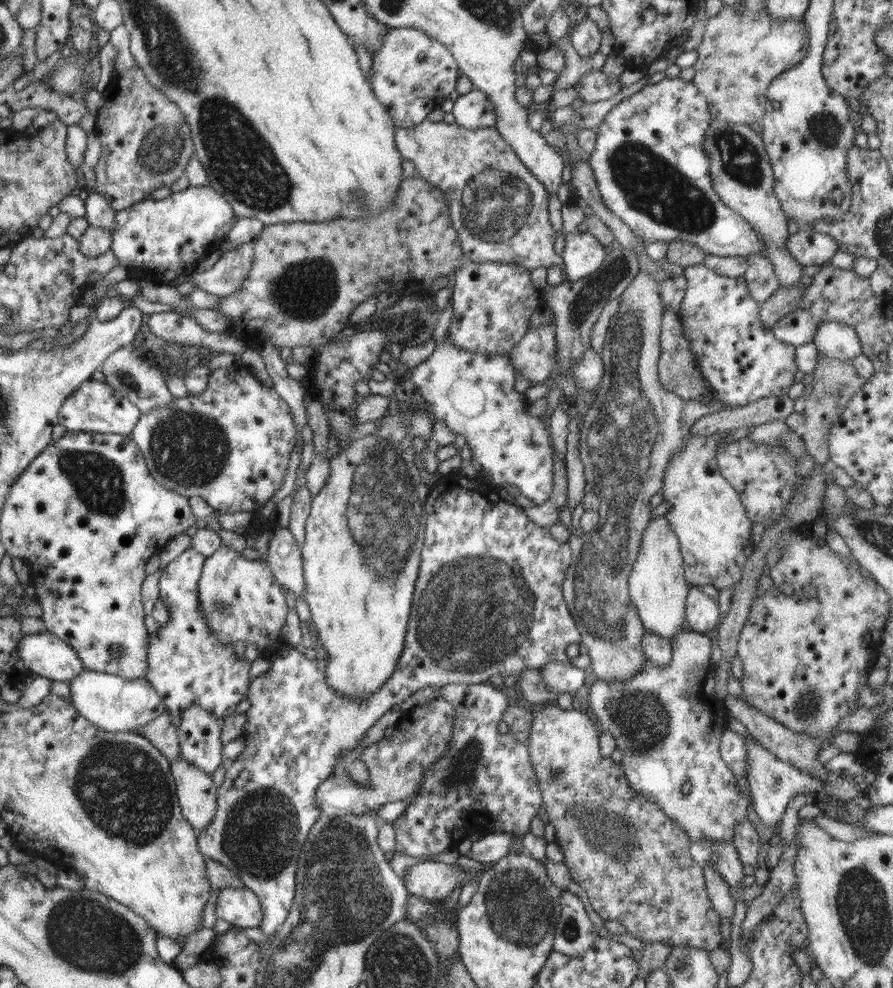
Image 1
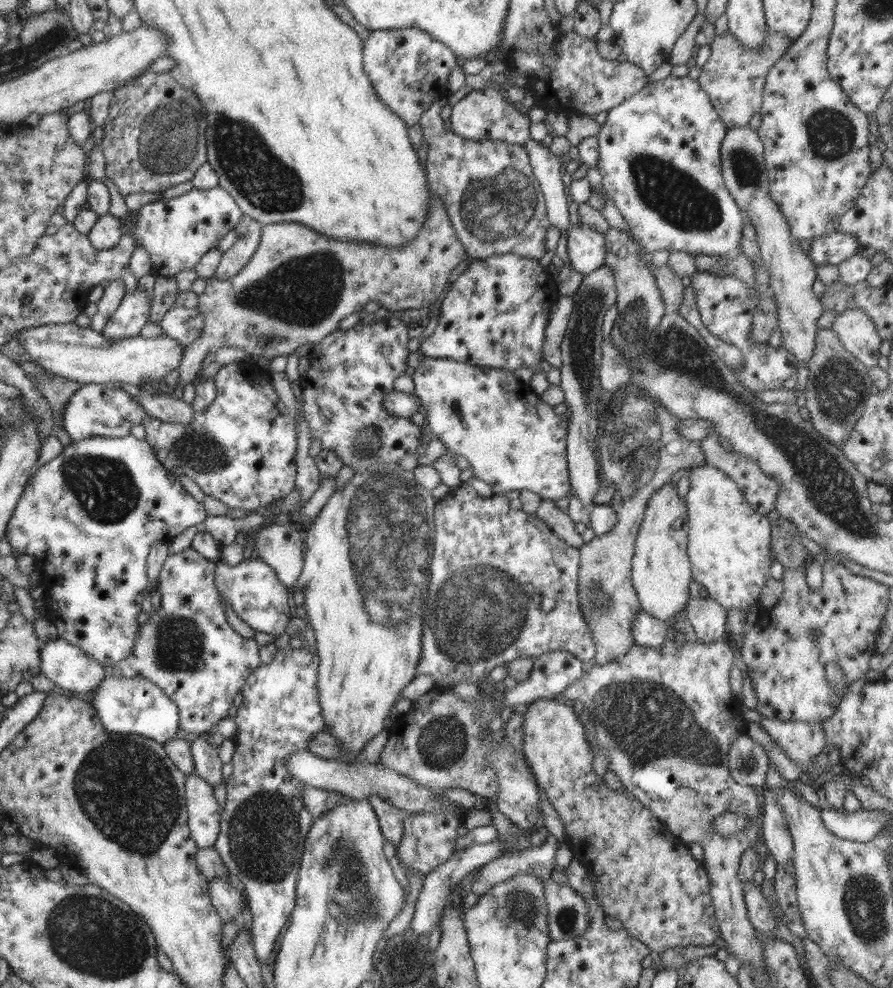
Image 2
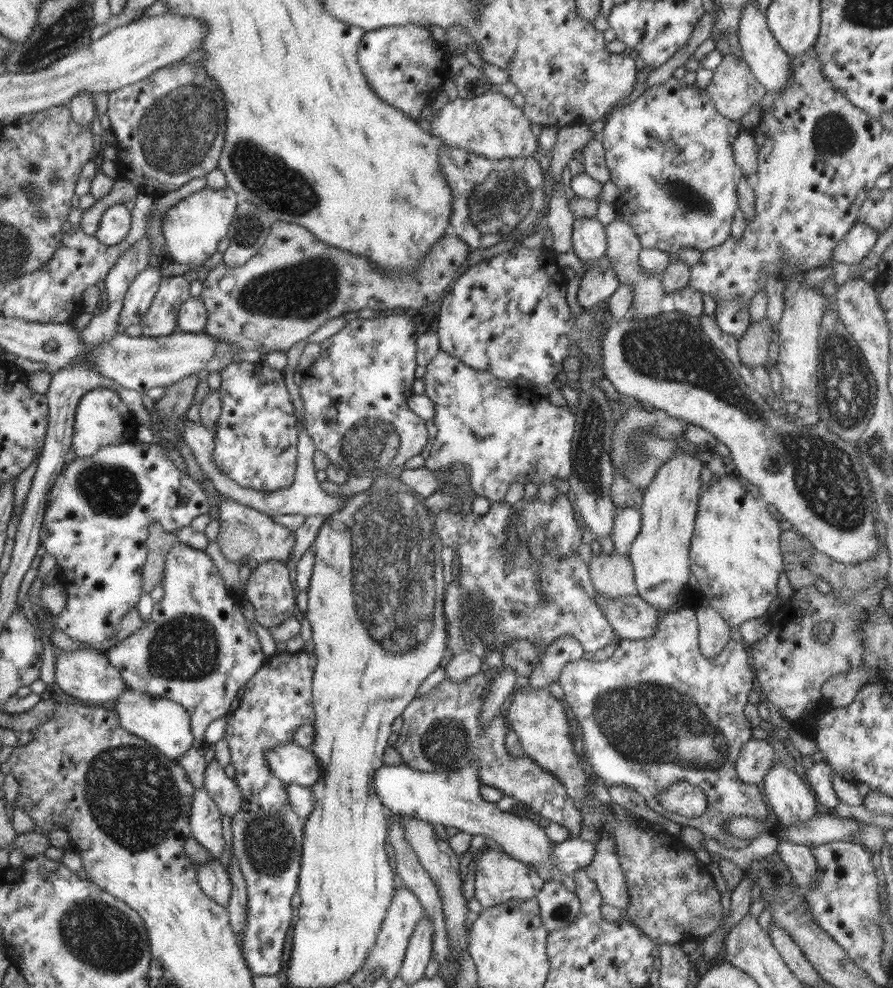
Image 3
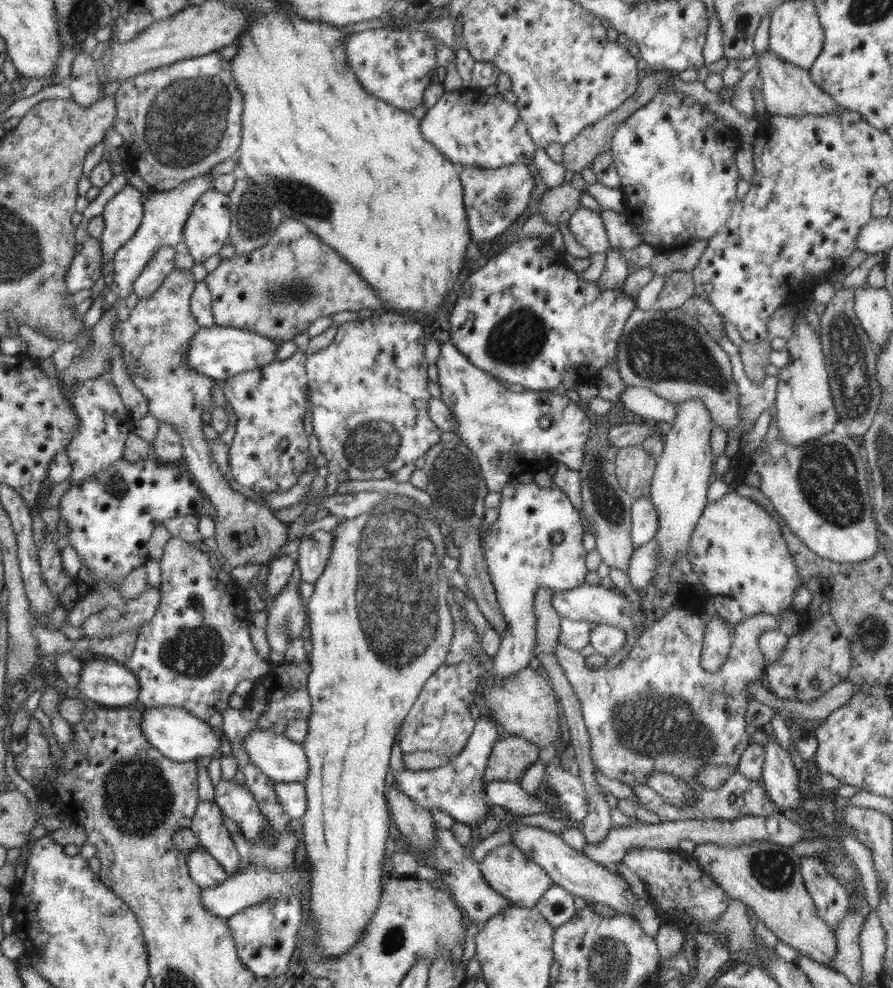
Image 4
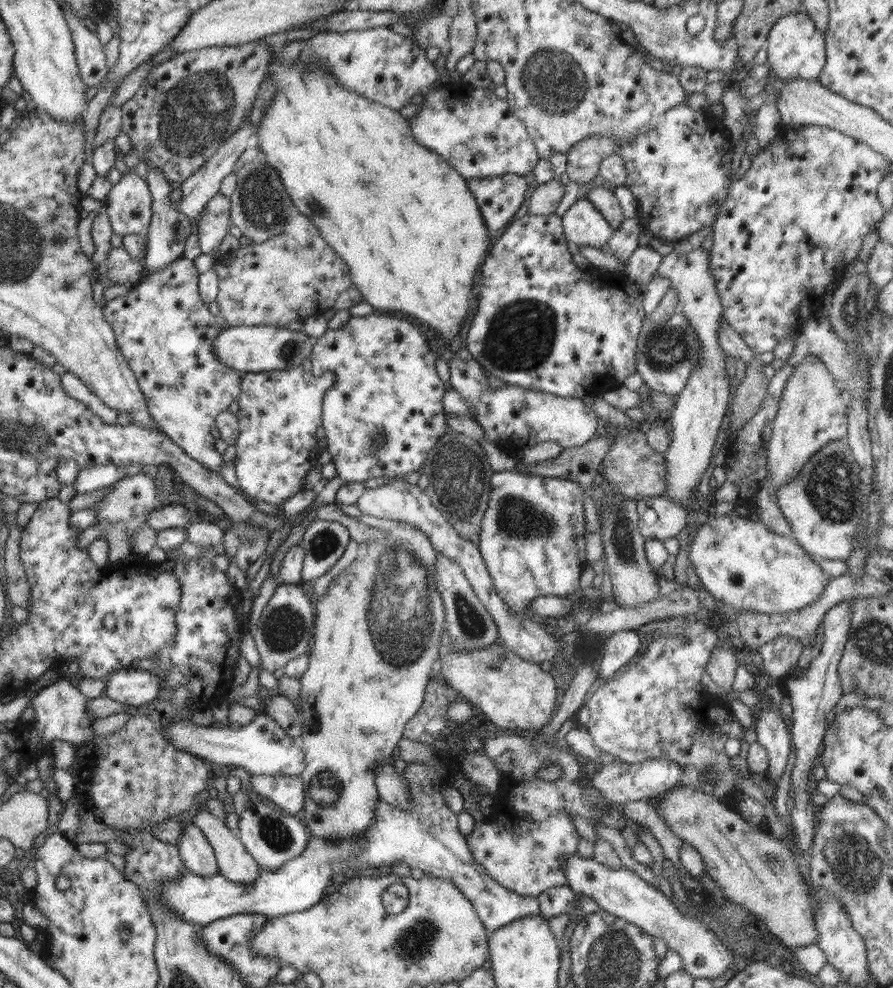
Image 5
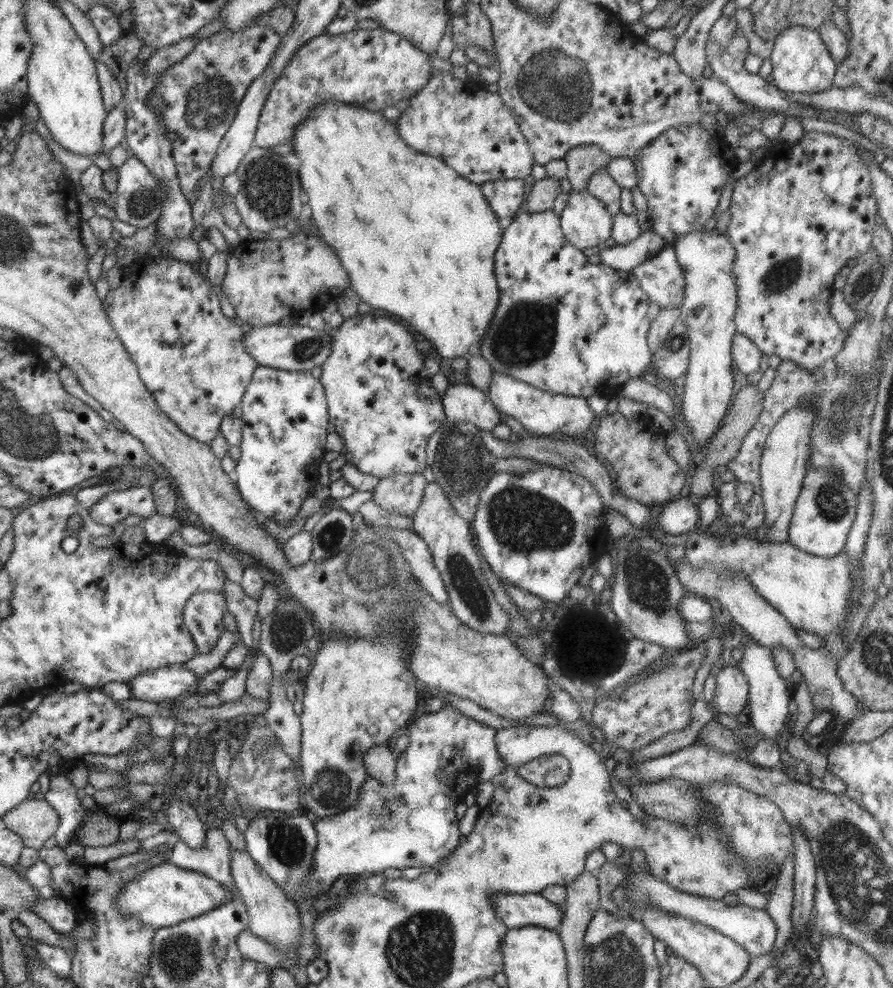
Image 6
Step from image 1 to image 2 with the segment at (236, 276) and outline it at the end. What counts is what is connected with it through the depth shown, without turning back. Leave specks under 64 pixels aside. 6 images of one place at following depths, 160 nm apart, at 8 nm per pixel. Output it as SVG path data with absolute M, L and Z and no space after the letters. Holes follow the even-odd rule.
M243 214L234 230L237 232L236 242L223 252L221 261L213 274L224 281L236 276L246 266L251 255L256 252L261 239L262 224Z

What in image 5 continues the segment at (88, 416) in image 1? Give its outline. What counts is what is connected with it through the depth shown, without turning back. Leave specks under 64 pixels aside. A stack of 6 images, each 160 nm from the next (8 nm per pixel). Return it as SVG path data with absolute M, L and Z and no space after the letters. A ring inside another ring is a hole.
M66 371L61 375L61 385L68 393L68 396L83 402L90 410L96 413L106 424L116 424L118 412L110 407L107 407L100 398L95 395L95 392L84 384L75 374ZM114 463L97 464L81 468L73 485L77 493L94 492L110 487L125 476L126 468L124 467L119 467Z

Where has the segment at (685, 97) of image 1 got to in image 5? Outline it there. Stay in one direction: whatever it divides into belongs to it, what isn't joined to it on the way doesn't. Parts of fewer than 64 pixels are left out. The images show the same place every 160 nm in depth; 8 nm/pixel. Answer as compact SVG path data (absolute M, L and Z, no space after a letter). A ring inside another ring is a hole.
M676 105L661 116L652 130L639 134L632 142L620 142L617 152L626 167L625 185L639 202L637 216L644 230L662 240L679 240L715 222L720 204L728 198L733 183L730 164L735 145L725 131L722 120L708 110L696 111L688 105Z

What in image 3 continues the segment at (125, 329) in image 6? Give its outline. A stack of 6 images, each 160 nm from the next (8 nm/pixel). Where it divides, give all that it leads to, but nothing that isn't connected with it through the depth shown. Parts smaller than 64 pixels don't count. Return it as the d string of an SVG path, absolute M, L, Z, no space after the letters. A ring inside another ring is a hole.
M182 275L162 277L159 290L142 320L142 337L168 336L179 332L179 308L190 297L191 284ZM219 494L218 515L220 530L216 542L222 556L234 564L255 561L257 563L279 561L286 564L294 549L294 531L272 521L269 515L254 508L242 505L234 499Z

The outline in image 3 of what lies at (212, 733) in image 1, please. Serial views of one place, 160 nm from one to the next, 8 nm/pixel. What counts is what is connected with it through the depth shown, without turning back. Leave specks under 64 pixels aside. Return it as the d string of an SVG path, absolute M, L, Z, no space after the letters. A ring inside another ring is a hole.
M216 759L207 764L204 776L204 789L214 800L221 814L232 818L243 803L236 781L226 776L224 768L220 767Z

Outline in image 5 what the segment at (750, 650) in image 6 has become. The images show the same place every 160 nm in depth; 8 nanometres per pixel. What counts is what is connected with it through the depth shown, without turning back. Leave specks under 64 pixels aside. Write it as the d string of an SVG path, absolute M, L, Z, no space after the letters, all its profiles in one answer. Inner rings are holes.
M768 698L764 699L767 706L758 710L760 719L753 727L757 734L756 742L766 749L768 755L767 776L777 785L780 776L786 772L786 765L790 758L791 734L786 729L784 719L768 703Z

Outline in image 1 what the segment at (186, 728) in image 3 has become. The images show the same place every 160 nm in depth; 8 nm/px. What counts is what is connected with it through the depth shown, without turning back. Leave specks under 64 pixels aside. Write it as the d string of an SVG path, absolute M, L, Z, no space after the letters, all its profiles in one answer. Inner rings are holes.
M86 668L80 671L69 684L69 700L76 710L94 726L110 732L133 732L136 727L144 726L149 720L168 712L160 695L146 678L126 680L115 674L96 672Z

